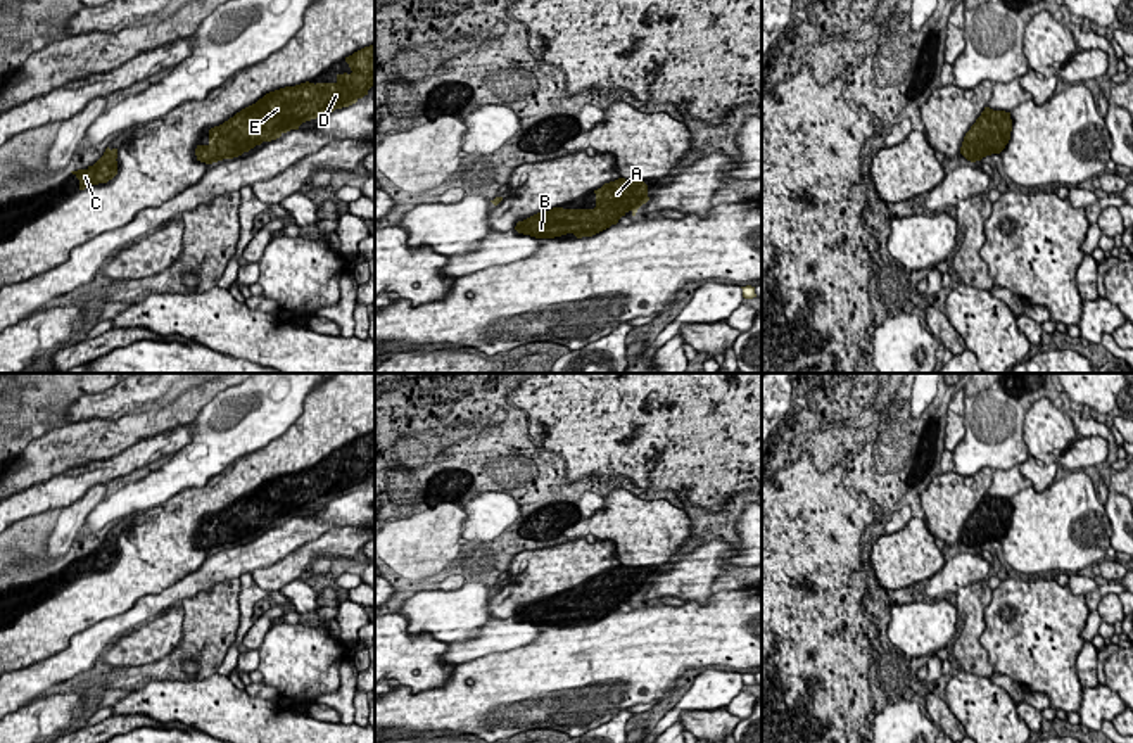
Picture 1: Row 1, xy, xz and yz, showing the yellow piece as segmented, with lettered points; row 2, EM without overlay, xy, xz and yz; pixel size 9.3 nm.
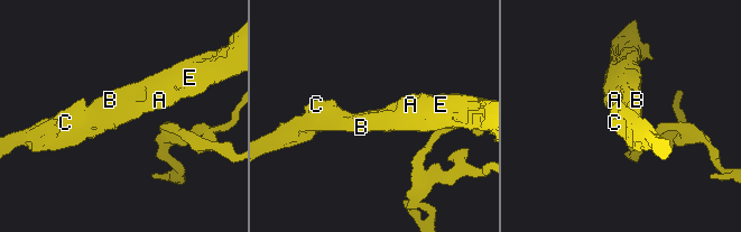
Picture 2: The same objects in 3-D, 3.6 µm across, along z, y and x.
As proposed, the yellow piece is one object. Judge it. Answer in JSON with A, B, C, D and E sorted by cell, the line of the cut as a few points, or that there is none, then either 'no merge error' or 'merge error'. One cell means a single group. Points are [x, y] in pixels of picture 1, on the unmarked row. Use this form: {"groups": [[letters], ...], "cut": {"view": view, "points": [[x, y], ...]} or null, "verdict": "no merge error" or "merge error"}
{"groups": [["A", "B", "C", "D", "E"]], "cut": null, "verdict": "no merge error"}

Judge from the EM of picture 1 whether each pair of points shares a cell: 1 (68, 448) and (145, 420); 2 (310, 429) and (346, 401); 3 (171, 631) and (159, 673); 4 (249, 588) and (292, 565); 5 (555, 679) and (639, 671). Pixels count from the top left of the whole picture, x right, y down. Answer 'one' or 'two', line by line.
1: one
2: one
3: two
4: two
5: one

